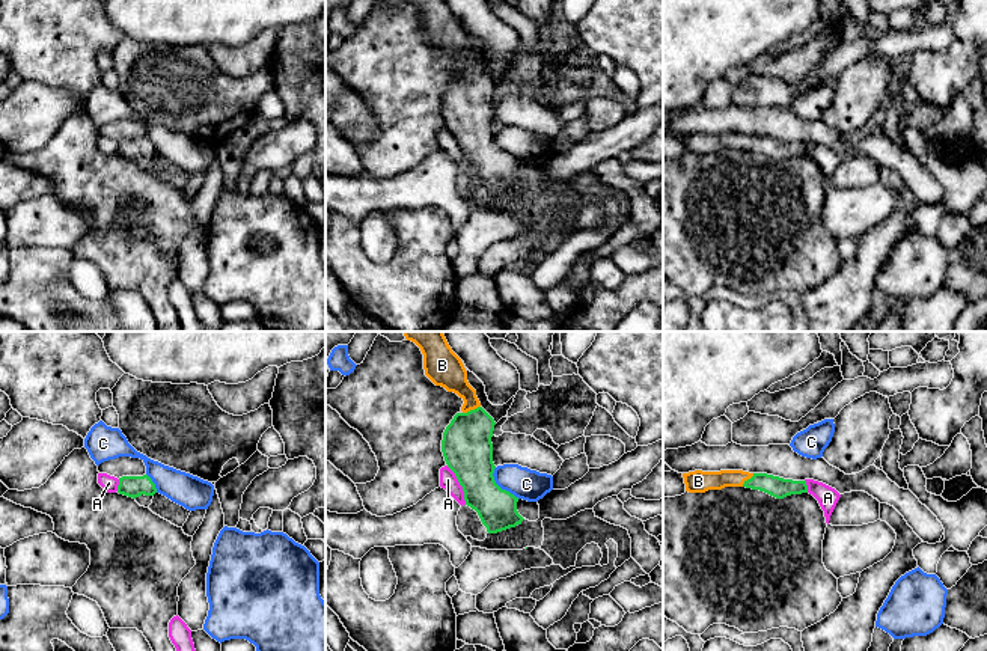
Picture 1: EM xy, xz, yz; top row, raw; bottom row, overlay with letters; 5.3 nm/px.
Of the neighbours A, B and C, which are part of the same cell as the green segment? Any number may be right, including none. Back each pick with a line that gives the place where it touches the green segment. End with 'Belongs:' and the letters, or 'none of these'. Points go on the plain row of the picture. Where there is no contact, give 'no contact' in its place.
B: xz (470, 73)
Belongs: B

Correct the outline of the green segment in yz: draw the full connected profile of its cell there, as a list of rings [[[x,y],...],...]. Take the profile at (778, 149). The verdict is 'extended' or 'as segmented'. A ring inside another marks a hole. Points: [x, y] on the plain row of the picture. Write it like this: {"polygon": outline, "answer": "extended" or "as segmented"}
{"polygon": [[[695,133],[683,136],[683,140],[686,154],[689,155],[705,155],[708,152],[722,152],[725,149],[746,149],[759,152],[776,161],[808,155],[806,143],[793,143],[767,136],[749,136],[743,133]]], "answer": "extended"}

